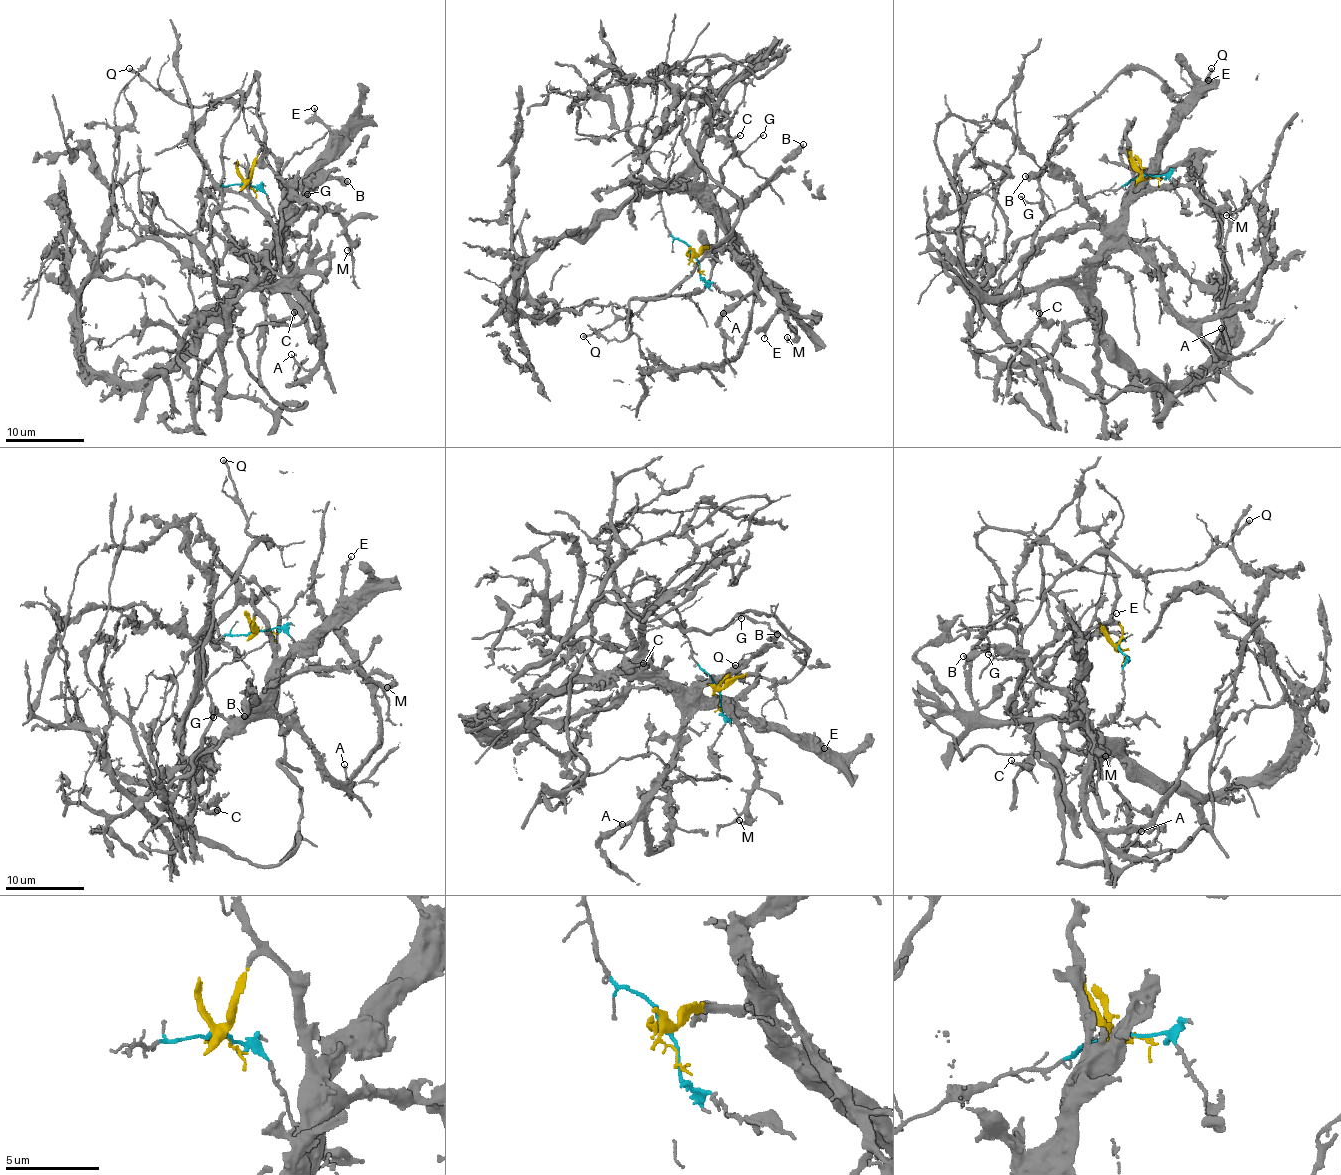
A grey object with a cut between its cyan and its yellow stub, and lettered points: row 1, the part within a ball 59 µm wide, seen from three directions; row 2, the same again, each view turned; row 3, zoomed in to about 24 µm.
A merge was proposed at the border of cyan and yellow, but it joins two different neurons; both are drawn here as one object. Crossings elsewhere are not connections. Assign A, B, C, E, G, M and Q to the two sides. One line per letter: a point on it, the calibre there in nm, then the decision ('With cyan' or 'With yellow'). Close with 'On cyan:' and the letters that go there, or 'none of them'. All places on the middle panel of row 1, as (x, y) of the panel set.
A: Place: (723, 313). Thickness 160 nm. With yellow
B: Place: (803, 144). Thickness 460 nm. With yellow
C: Place: (740, 135). Thickness 140 nm. With yellow
E: Place: (764, 338). Thickness 100 nm. With yellow
G: Place: (763, 135). Thickness 130 nm. With cyan
M: Place: (787, 337). Thickness 240 nm. With yellow
Q: Place: (583, 336). Thickness 280 nm. With cyan
On cyan: G, Q

